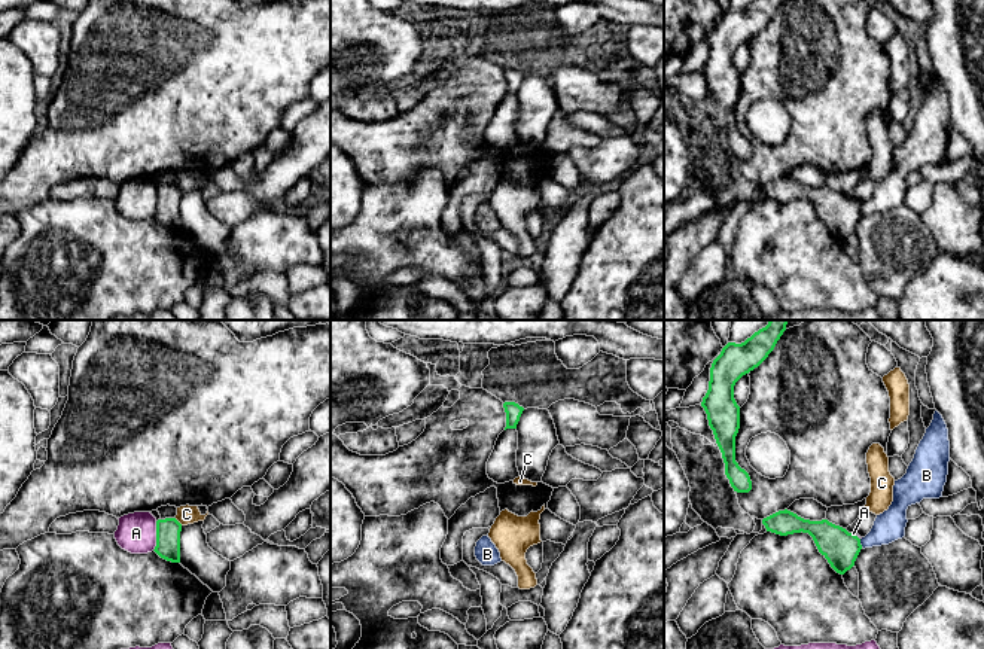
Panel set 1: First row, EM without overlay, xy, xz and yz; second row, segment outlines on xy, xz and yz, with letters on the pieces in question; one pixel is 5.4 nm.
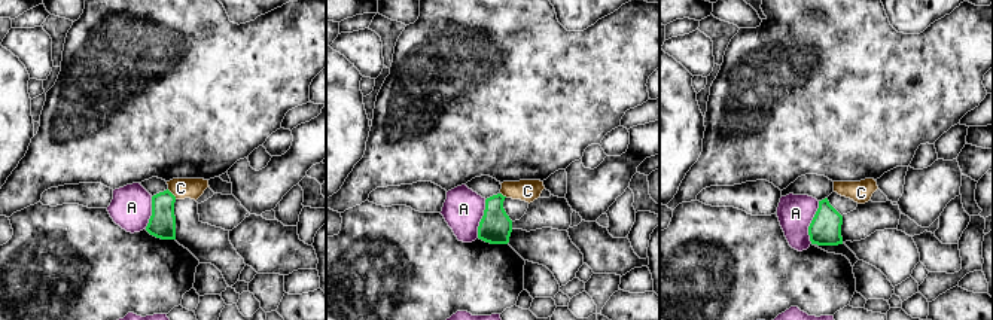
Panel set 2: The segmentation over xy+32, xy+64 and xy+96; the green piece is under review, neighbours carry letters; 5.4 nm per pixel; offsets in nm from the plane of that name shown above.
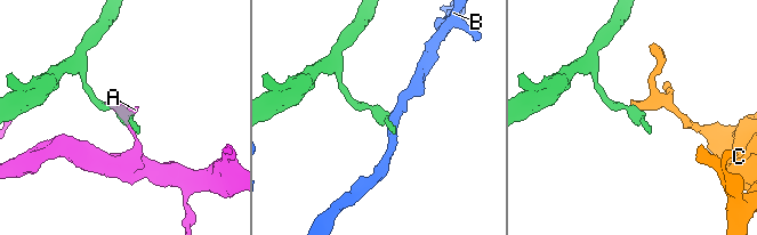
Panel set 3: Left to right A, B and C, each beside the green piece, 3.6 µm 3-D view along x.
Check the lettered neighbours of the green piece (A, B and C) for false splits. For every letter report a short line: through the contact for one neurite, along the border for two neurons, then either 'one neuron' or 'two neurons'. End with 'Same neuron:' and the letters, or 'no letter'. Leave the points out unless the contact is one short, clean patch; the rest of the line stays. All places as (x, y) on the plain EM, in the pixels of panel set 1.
A: two neurons
B: two neurons
C: line xy (174, 185), (182, 191); two neurons
Same neuron: no letter

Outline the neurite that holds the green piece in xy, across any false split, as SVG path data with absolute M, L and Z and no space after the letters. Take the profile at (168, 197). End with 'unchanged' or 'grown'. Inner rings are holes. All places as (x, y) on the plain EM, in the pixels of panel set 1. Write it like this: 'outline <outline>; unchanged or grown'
outline M176 185L156 188L155 219L171 229L180 229L180 198L182 191Z; unchanged

